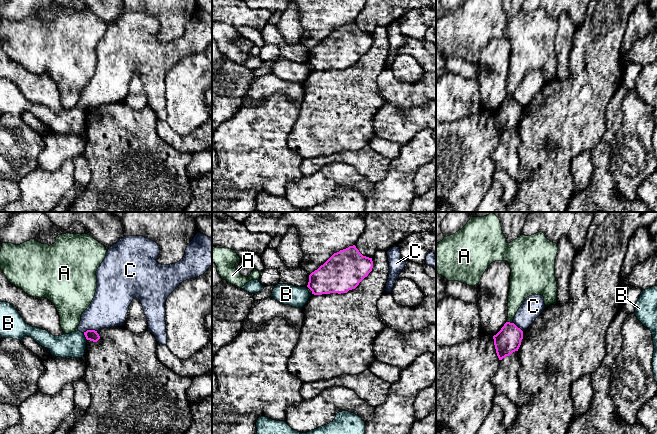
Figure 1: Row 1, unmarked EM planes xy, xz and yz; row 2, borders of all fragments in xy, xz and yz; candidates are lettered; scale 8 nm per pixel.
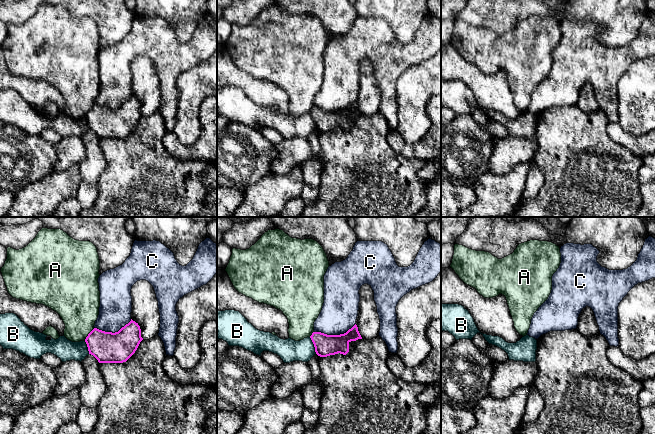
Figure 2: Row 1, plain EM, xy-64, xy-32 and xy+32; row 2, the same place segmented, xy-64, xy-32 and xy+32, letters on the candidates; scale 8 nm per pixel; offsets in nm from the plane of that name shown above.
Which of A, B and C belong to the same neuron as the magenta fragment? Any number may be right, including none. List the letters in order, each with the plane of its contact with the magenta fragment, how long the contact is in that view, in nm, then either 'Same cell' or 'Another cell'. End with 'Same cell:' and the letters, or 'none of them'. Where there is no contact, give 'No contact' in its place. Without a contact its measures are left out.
A: Touches magenta in yz. Shared border 60 nm. Another cell
B: Touches magenta in xy. Shared border 70 nm. Another cell
C: Touches magenta in xy. Shared border 110 nm. Another cell
Same cell: none of them

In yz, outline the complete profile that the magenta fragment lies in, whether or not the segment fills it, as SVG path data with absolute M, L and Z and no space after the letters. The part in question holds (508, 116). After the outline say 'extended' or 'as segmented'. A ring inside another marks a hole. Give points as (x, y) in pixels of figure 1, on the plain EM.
M506 98L501 106L493 112L494 121L499 136L518 127L521 116L523 115L523 107L514 99Z; as segmented

